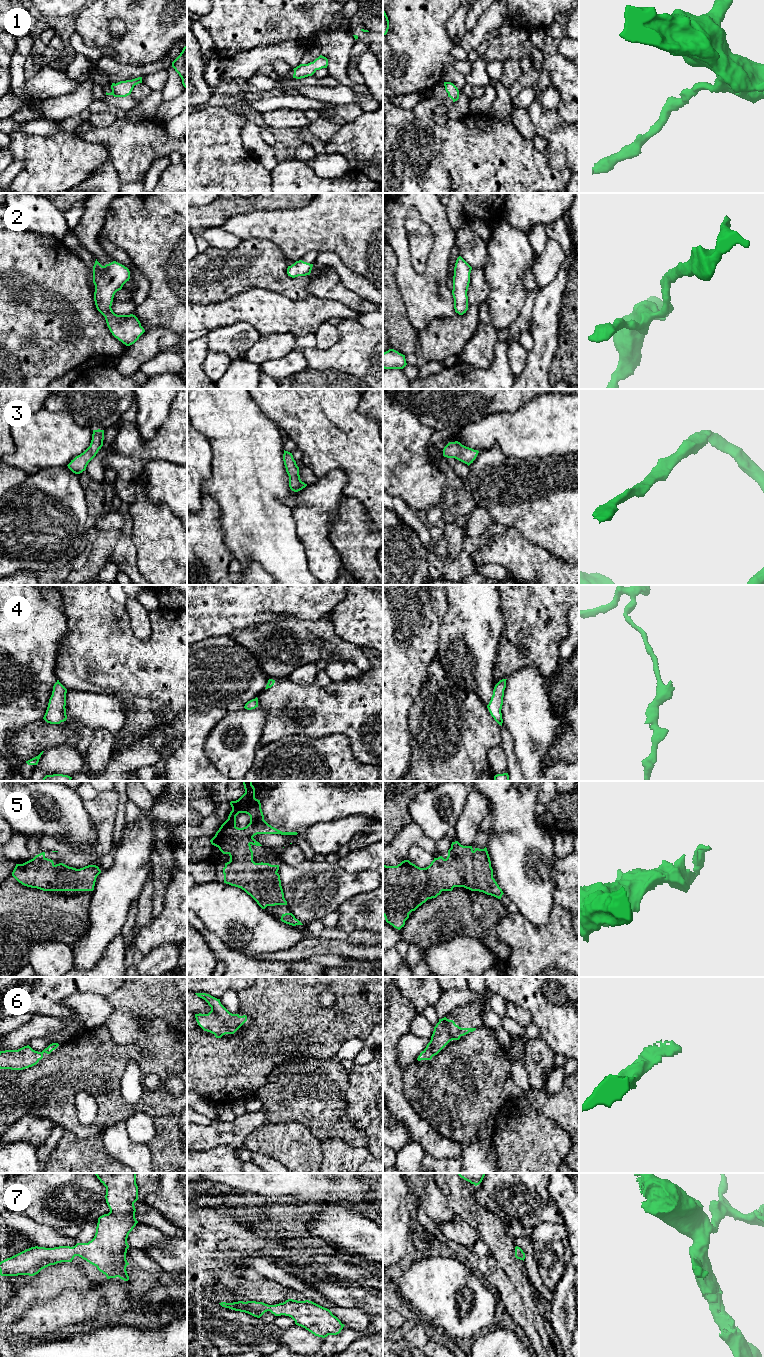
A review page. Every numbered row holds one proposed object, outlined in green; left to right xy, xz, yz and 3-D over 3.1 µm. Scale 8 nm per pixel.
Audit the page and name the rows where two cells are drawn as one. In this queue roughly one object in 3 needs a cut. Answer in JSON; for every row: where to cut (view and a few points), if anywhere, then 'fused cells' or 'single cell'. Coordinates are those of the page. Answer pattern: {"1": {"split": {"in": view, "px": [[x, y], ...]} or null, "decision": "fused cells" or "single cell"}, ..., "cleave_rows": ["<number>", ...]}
{"1": {"split": null, "decision": "single cell"}, "2": {"split": null, "decision": "single cell"}, "3": {"split": null, "decision": "single cell"}, "4": {"split": null, "decision": "single cell"}, "5": {"split": null, "decision": "single cell"}, "6": {"split": null, "decision": "single cell"}, "7": {"split": null, "decision": "single cell"}, "cleave_rows": []}

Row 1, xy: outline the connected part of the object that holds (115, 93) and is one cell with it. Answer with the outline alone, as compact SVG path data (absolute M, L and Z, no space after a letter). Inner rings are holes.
M138 77L132 80L120 81L116 84L112 83L112 92L106 92L106 95L113 95L114 97L126 97L131 94L134 86L139 83L142 83L142 77Z

